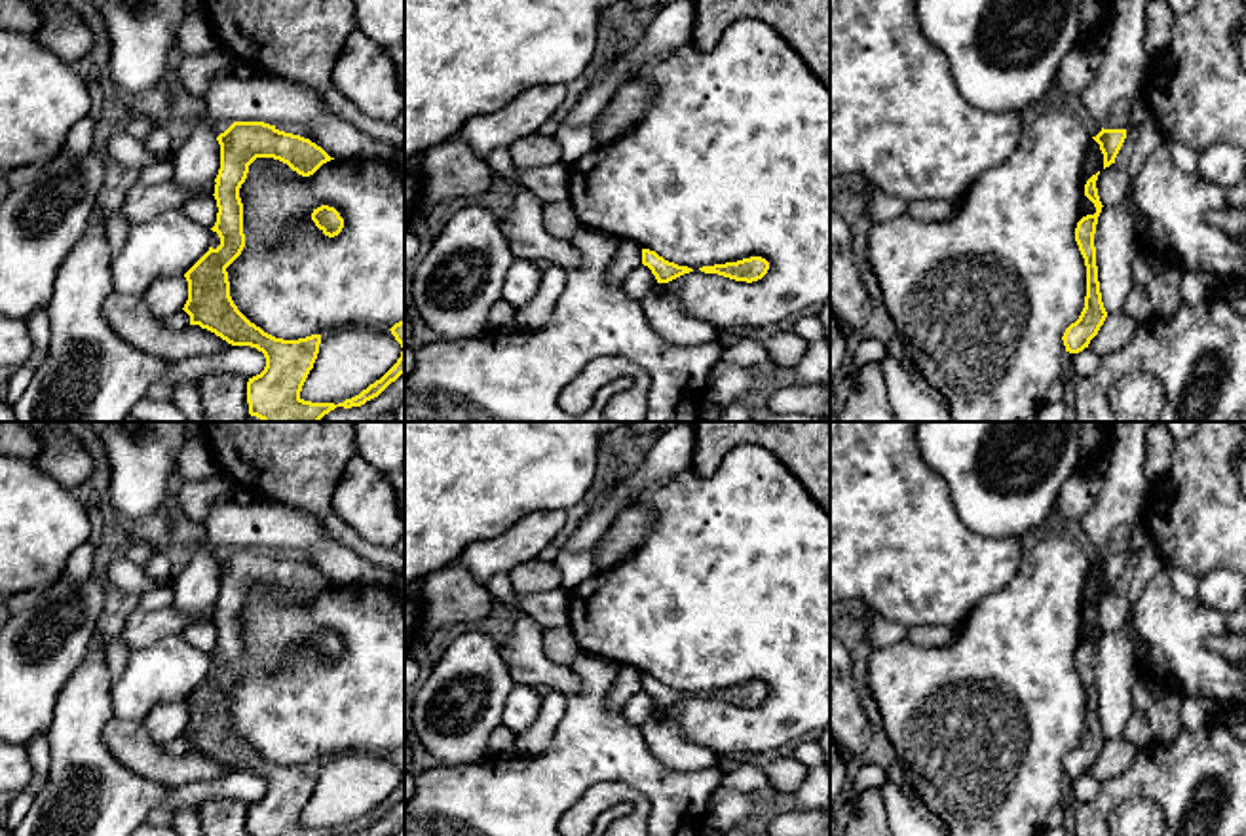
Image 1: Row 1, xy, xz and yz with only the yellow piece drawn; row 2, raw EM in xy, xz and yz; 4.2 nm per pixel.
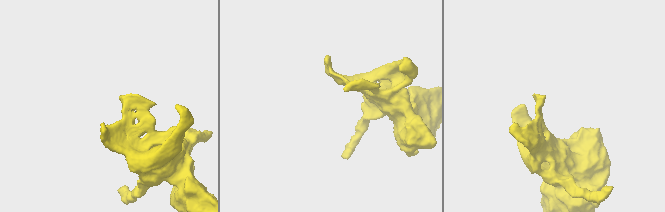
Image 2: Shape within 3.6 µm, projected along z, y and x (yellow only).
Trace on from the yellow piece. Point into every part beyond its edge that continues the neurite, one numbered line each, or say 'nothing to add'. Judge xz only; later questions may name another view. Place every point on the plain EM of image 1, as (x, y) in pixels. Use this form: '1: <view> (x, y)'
nothing to add

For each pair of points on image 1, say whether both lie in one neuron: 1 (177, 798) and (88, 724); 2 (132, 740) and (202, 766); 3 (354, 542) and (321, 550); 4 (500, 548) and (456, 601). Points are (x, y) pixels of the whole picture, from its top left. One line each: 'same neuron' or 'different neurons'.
1: same neuron
2: same neuron
3: different neurons
4: different neurons

